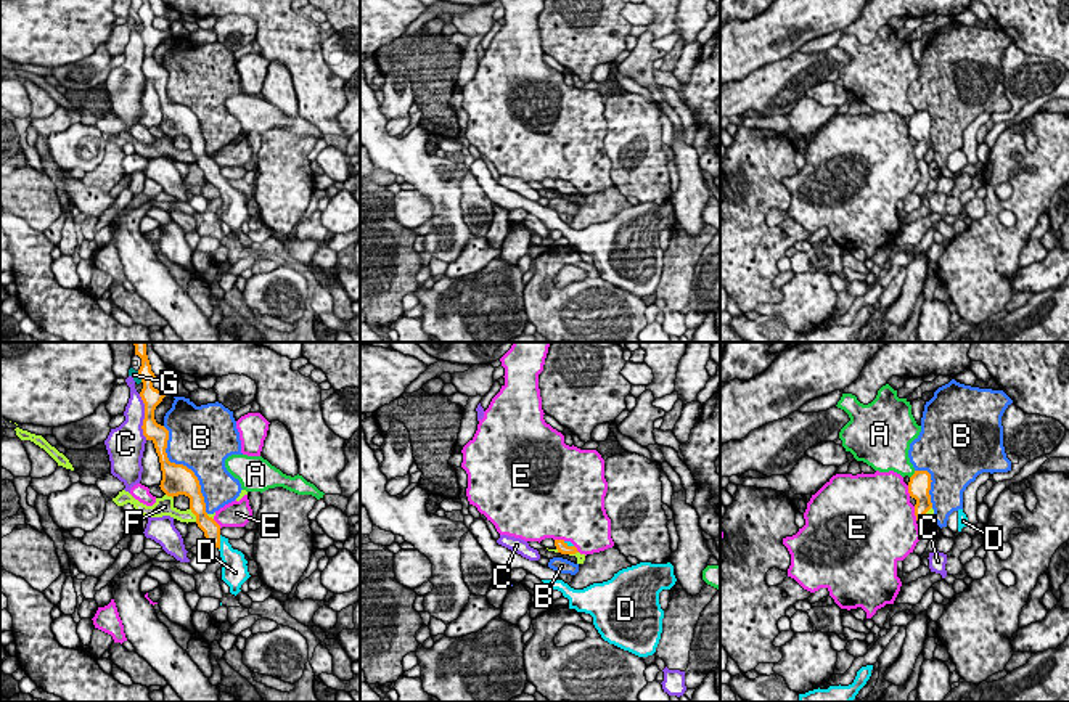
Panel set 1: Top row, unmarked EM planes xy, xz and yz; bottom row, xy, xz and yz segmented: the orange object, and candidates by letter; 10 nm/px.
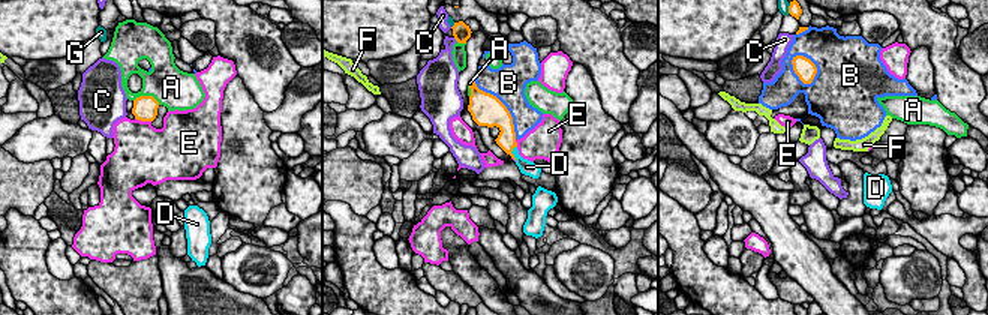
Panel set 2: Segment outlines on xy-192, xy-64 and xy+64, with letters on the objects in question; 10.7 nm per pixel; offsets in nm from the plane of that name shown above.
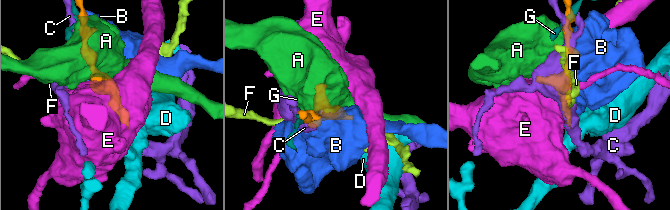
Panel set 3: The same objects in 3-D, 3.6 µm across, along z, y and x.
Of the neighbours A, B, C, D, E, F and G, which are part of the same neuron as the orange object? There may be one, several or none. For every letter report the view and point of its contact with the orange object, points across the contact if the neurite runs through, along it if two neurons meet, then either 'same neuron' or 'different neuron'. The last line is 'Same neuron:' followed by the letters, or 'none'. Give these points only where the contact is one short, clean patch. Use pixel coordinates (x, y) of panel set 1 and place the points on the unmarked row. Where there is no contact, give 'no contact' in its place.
A: yz (913, 114) | different neuron
B: xy (185, 106) | different neuron
C: xy (145, 57) | different neuron
D: xy (219, 183) | across xy (211, 169), (219, 183), (233, 201) | same neuron
E: yz (915, 153) | different neuron
F: xy (193, 153) | different neuron
G: xy (139, 15) | along xy (137, 12), (142, 21) | different neuron
Same neuron: D

